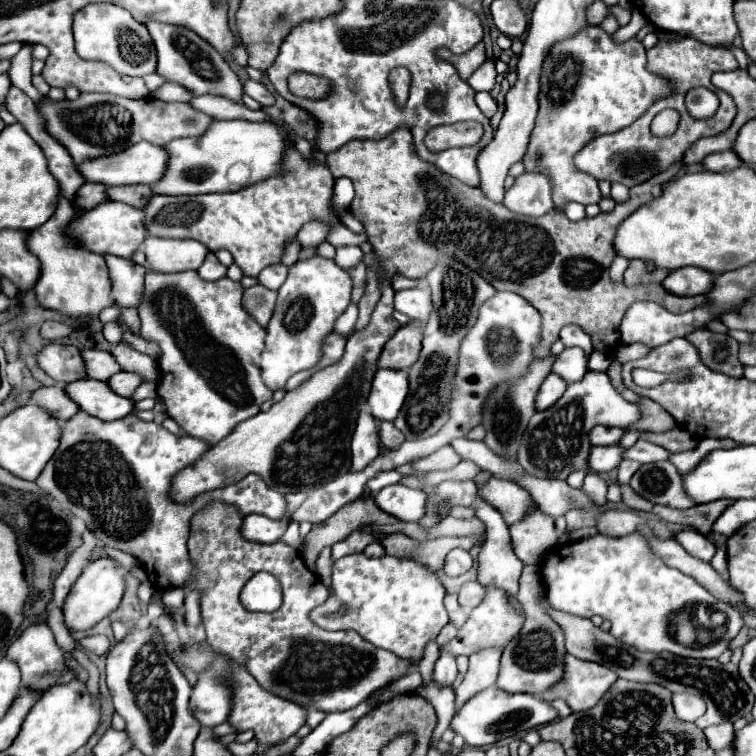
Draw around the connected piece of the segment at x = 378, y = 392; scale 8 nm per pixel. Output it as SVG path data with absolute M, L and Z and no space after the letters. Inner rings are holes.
M378 370L372 380L372 394L368 396L370 414L374 420L394 422L398 410L408 394L408 372L406 370Z

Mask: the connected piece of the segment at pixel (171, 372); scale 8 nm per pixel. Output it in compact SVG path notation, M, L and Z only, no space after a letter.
M192 270L176 274L146 272L144 300L138 308L142 338L160 346L158 370L164 378L158 382L158 396L166 404L168 416L174 418L186 434L210 442L210 446L226 438L236 424L256 416L262 404L272 398L272 390L260 376L260 354L264 350L266 330L242 308L242 294L244 288L240 282L234 282L228 276L206 282Z

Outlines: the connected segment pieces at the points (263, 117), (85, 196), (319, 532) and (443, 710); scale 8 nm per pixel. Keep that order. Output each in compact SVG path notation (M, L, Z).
M198 96L190 100L190 106L210 114L212 118L218 120L248 120L248 122L274 122L264 110L250 110L244 108L242 104L230 102L220 96Z
M86 182L76 192L74 206L82 208L82 210L90 210L90 208L94 208L96 204L100 204L104 200L106 200L106 188L104 188L104 184L88 184Z
M360 496L354 502L342 506L336 514L332 514L328 520L320 522L316 528L310 530L310 534L304 538L308 546L302 550L304 562L314 572L316 558L324 546L332 546L346 536L350 536L354 530L358 530L362 524L394 524L398 522L394 516L380 510L374 502L374 496Z
M430 680L428 684L414 690L412 694L426 698L434 706L434 710L438 714L438 726L434 728L432 742L438 742L440 736L444 734L444 730L448 728L450 718L456 712L456 690L454 690L454 686L440 686L440 684L436 684L436 680Z

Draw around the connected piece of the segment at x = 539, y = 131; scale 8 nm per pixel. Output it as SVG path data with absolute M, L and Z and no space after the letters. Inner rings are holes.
M586 26L584 30L580 30L580 34L556 42L556 46L552 46L552 50L548 52L548 58L544 58L544 66L540 74L540 94L538 94L540 108L536 116L536 126L530 134L528 150L522 158L526 172L540 172L550 178L552 200L556 210L564 210L568 202L578 202L584 206L598 204L602 198L598 190L598 182L590 174L576 170L574 154L578 154L588 142L592 142L592 138L628 128L636 118L646 114L646 110L656 100L666 98L672 92L674 92L672 82L646 70L646 48L638 38L616 42L612 34L604 32L600 26Z

